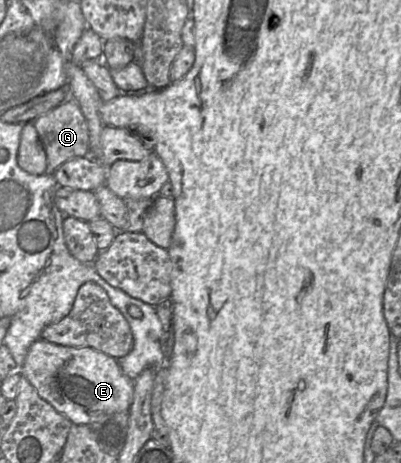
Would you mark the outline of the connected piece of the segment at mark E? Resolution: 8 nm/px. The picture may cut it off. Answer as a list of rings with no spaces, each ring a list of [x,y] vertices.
[[[39,338],[27,352],[21,374],[72,424],[91,425],[98,419],[116,412],[129,411],[134,397],[134,381],[123,373],[119,362],[90,347],[70,347]]]

